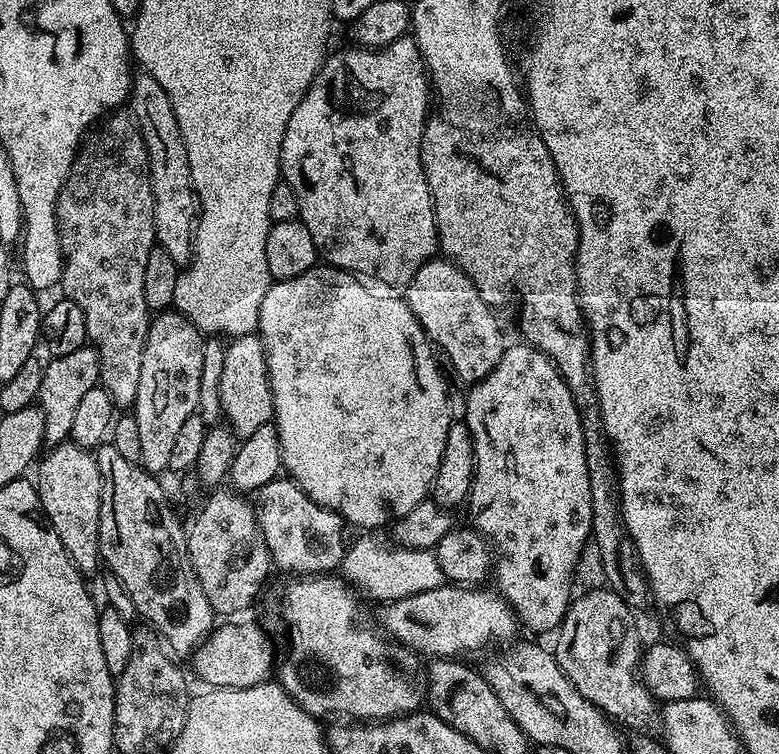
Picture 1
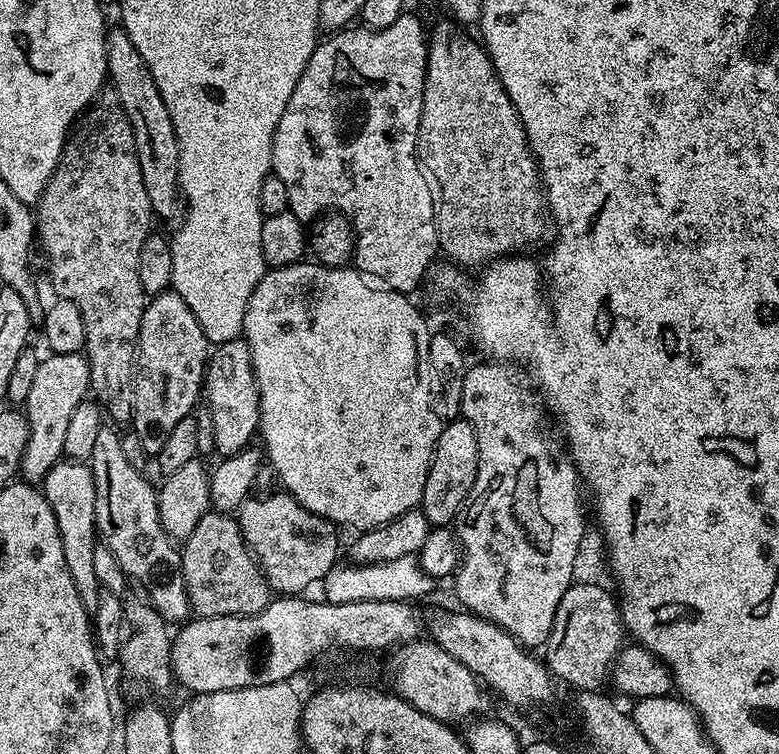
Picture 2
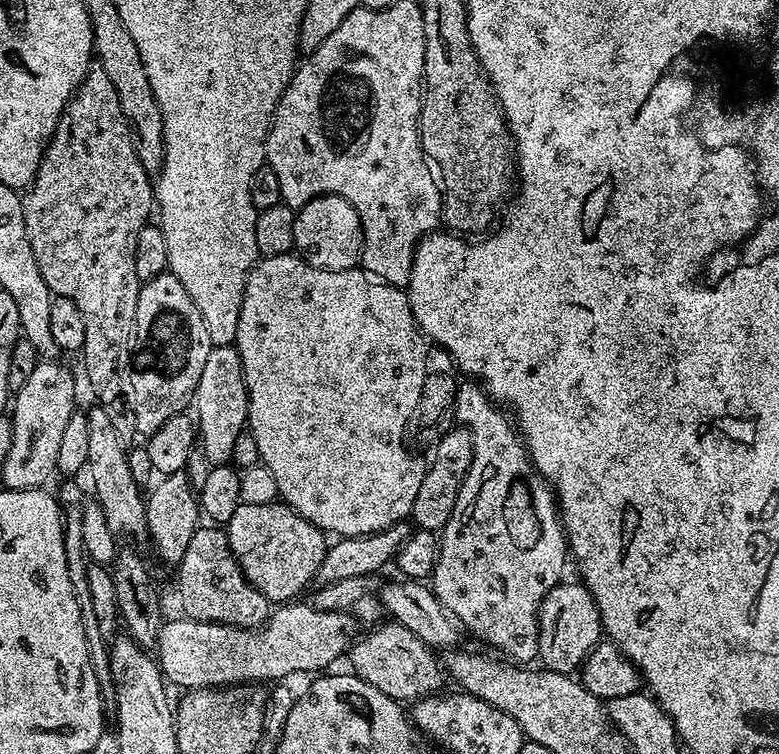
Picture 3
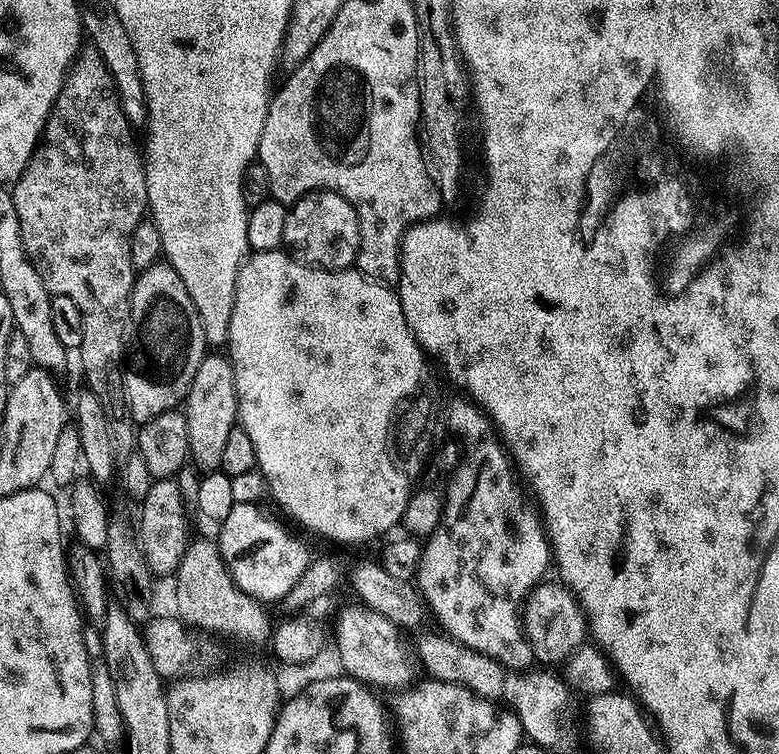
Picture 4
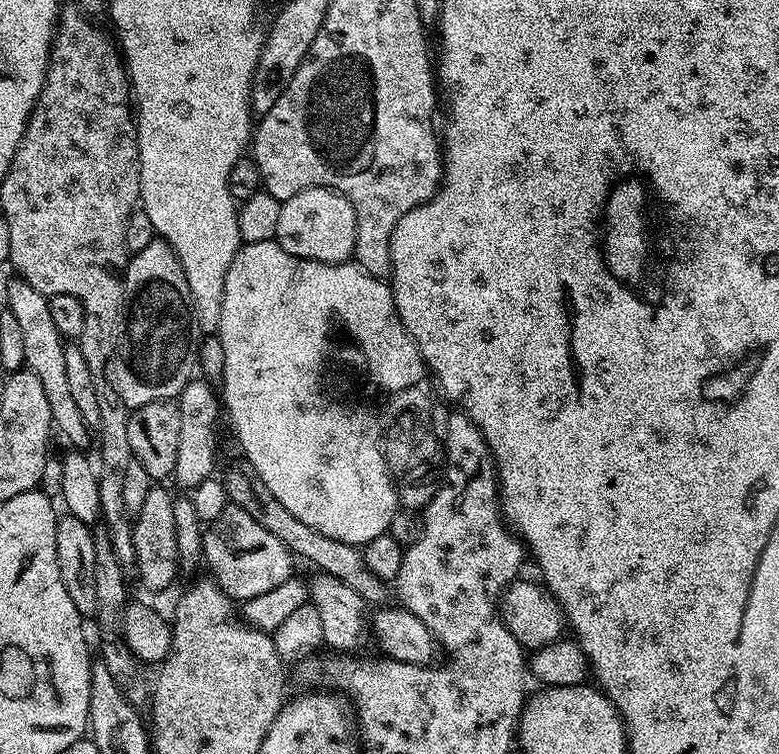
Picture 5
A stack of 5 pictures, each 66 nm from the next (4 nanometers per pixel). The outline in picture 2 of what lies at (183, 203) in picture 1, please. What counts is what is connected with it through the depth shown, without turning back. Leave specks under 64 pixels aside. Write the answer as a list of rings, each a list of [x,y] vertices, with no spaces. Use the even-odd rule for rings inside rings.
[[[120,26],[108,30],[108,77],[110,88],[116,91],[115,103],[119,104],[134,130],[138,166],[142,166],[142,182],[152,203],[152,211],[159,219],[161,216],[164,220],[179,221],[182,216],[180,151],[174,122],[170,122],[170,110],[166,110],[166,102],[162,102],[150,66],[146,66],[142,54],[138,54],[134,42],[130,42],[128,33]]]

